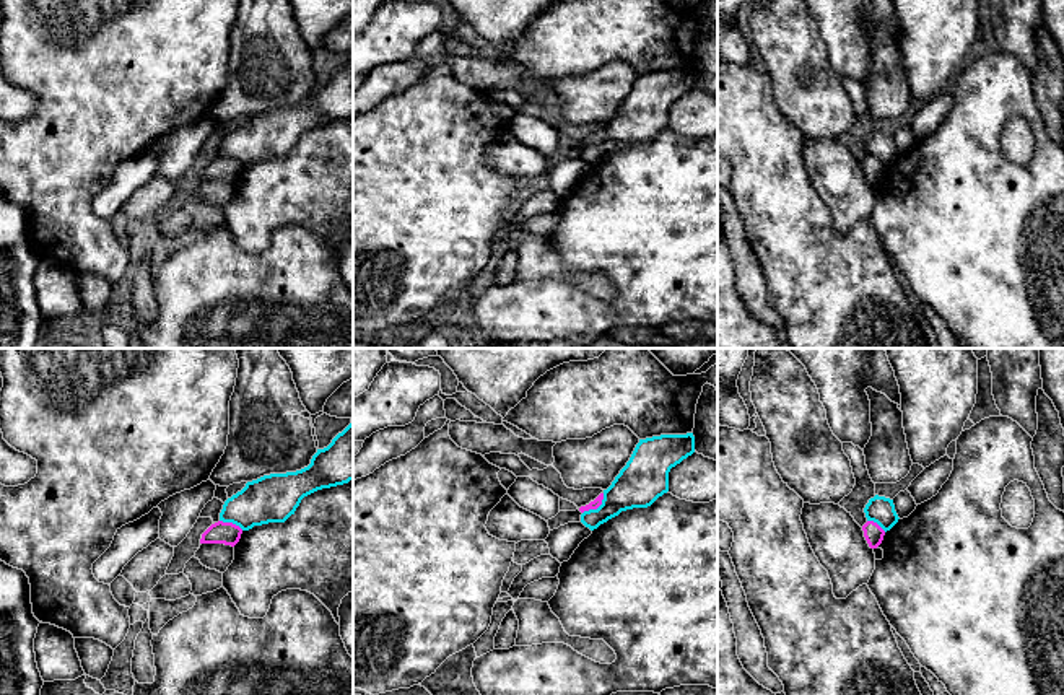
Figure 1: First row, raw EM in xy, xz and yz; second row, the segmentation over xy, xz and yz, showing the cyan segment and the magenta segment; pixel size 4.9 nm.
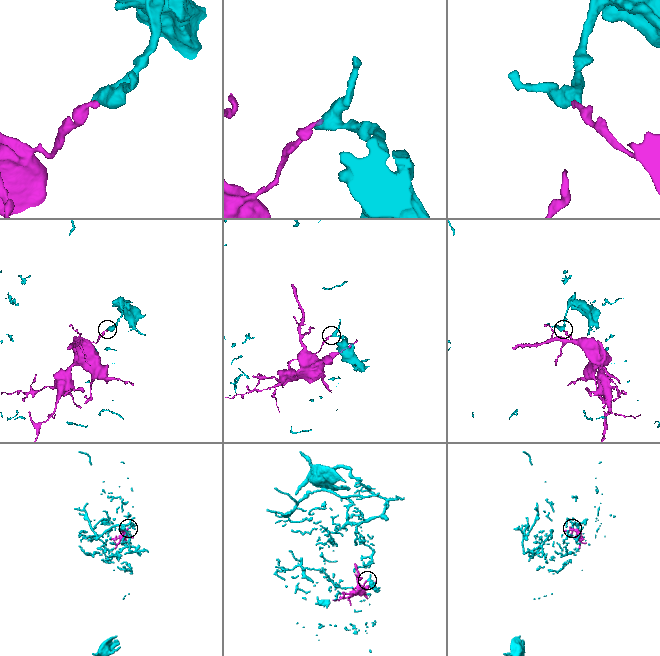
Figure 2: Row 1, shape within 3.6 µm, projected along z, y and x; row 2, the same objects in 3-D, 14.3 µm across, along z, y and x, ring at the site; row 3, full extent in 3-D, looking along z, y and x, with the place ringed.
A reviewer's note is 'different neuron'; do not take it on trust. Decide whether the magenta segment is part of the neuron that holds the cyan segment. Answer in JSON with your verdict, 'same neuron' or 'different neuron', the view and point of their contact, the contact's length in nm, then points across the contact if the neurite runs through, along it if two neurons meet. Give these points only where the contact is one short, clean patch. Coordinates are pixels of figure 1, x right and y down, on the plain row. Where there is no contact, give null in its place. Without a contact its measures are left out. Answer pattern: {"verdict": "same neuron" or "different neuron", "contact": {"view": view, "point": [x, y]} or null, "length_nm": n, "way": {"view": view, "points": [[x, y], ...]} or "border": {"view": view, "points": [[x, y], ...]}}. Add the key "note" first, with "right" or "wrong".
{"note": "right", "verdict": "different neuron", "contact": {"view": "xz", "point": [597, 144]}, "length_nm": 150, "border": {"view": "xz", "points": [[604, 129], [602, 137], [596, 144], [583, 148]]}}

